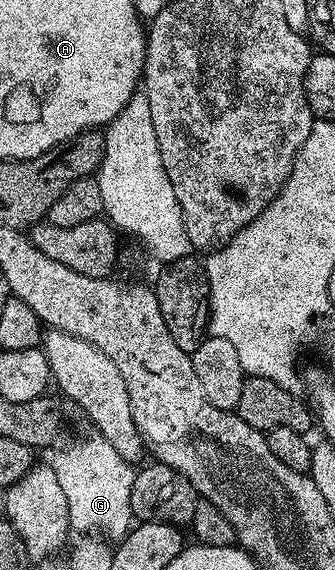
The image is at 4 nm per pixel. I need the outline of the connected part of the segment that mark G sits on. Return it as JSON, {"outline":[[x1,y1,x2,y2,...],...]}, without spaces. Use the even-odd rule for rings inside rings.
{"outline":[[98,434,71,444,49,467,57,474,57,483,65,494,69,506,69,522,79,534,98,534,111,542,118,542,131,531,131,491,136,469,132,461,121,458,109,442]]}

